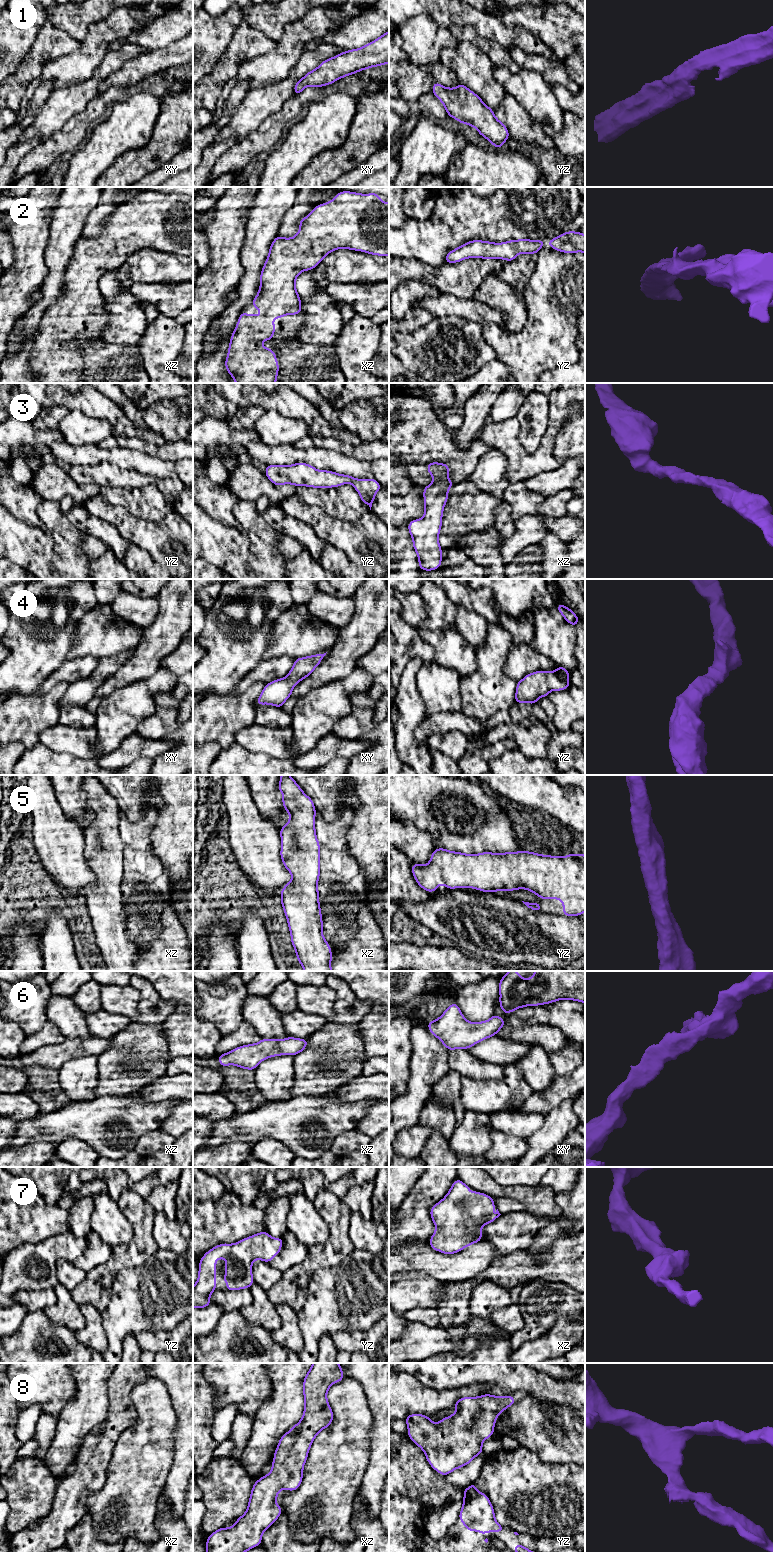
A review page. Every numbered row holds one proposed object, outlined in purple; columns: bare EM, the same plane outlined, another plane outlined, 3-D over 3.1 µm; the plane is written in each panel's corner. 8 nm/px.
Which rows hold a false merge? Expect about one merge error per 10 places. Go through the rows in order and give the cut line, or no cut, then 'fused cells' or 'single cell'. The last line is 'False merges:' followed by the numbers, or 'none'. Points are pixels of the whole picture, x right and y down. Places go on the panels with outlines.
1: no cut; single cell
2: no cut; single cell
3: no cut; single cell
4: no cut; single cell
5: no cut; single cell
6: no cut; single cell
7: no cut; single cell
8: no cut; single cell
False merges: none

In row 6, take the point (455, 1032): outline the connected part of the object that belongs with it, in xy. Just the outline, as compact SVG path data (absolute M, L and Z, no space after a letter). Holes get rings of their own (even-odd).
M456 1002L452 1003L435 1021L429 1020L428 1029L449 1051L465 1049L497 1035L505 1021L494 1014L489 1020L472 1023L466 1020Z

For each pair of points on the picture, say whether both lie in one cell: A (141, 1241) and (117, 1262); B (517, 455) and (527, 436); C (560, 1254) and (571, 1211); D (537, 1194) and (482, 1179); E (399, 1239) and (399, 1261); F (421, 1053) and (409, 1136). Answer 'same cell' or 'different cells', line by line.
A: same cell
B: different cells
C: different cells
D: same cell
E: different cells
F: different cells

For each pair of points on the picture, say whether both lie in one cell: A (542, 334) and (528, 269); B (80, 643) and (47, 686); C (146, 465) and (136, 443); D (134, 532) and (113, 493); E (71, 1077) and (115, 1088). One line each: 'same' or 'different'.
A: different
B: different
C: different
D: different
E: different

